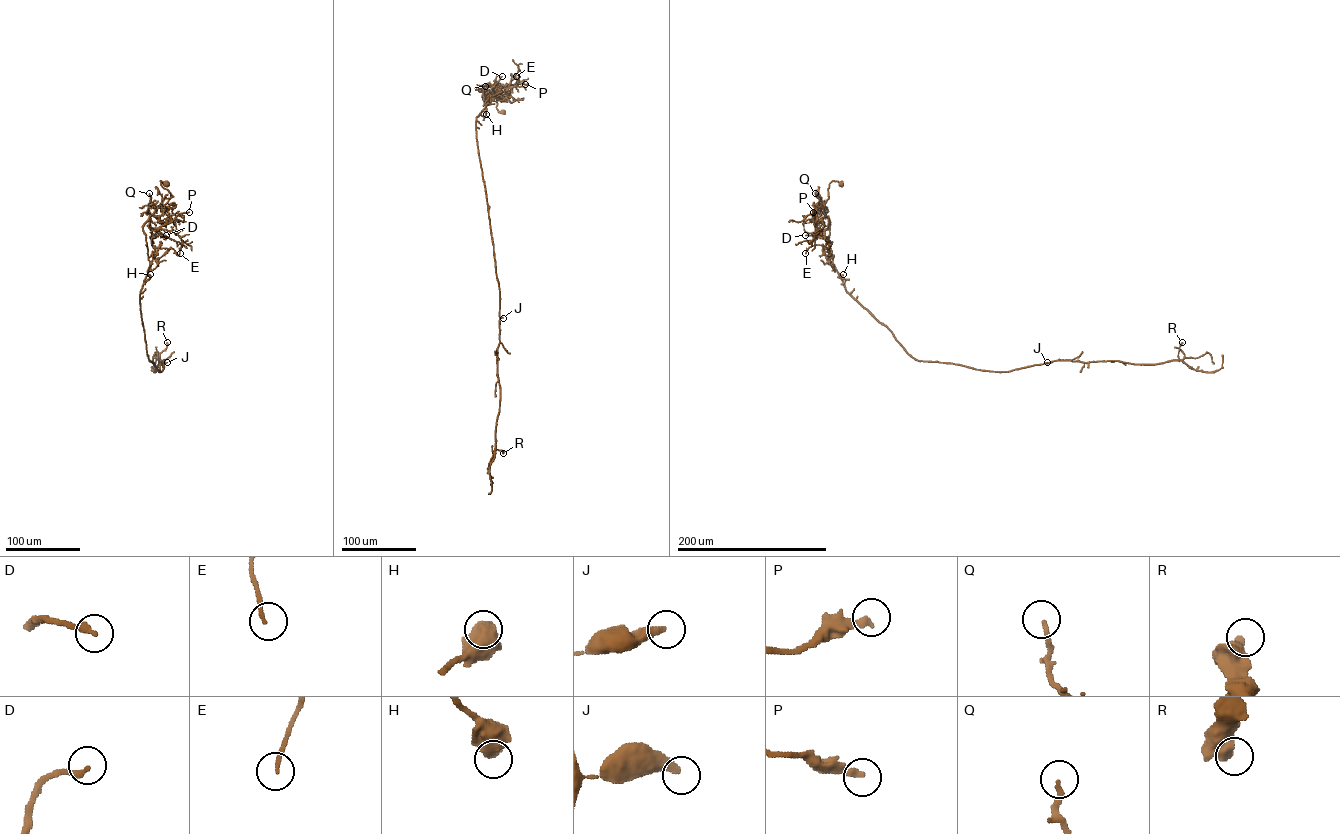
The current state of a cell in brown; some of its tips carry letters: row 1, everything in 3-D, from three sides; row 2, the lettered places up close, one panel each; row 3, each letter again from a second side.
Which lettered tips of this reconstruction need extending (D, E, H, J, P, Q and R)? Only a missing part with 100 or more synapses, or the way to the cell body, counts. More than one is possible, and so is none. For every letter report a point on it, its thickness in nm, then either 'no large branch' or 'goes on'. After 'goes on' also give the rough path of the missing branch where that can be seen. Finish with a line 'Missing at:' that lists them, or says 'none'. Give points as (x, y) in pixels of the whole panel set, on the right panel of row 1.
D: (805, 235) | 260 nm | no large branch
E: (805, 253) | 130 nm | no large branch
H: (843, 274) | 600 nm | no large branch
J: (1047, 362) | 360 nm | no large branch
P: (813, 212) | 280 nm | no large branch
Q: (815, 193) | 190 nm | no large branch
R: (1182, 342) | 550 nm | no large branch
Missing at: none

